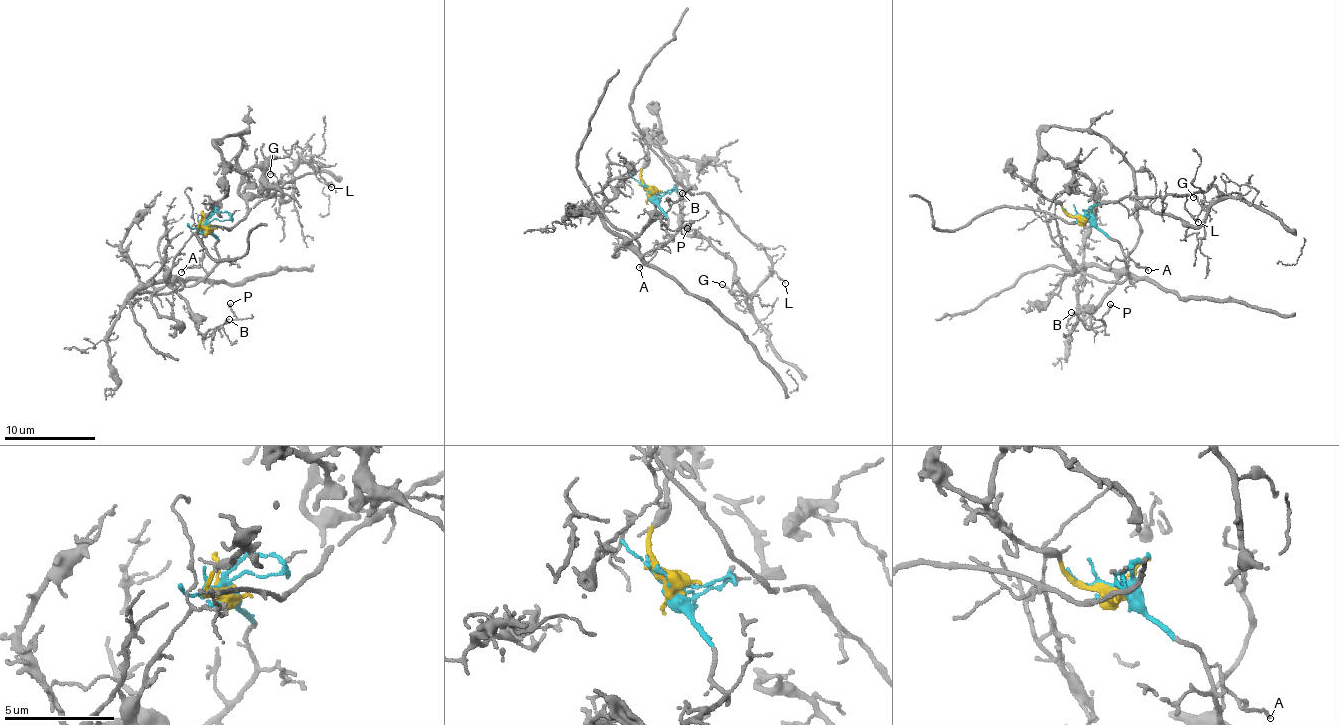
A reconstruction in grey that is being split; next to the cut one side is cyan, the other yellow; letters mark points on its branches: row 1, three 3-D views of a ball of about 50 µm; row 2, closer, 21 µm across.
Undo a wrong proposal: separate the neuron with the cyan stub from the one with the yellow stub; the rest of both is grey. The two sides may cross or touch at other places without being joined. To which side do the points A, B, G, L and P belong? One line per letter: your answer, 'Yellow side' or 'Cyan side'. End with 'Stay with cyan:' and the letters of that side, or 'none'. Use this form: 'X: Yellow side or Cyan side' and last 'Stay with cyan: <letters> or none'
A: Cyan side
B: Cyan side
G: Yellow side
L: Yellow side
P: Cyan side
Stay with cyan: A, B, P

